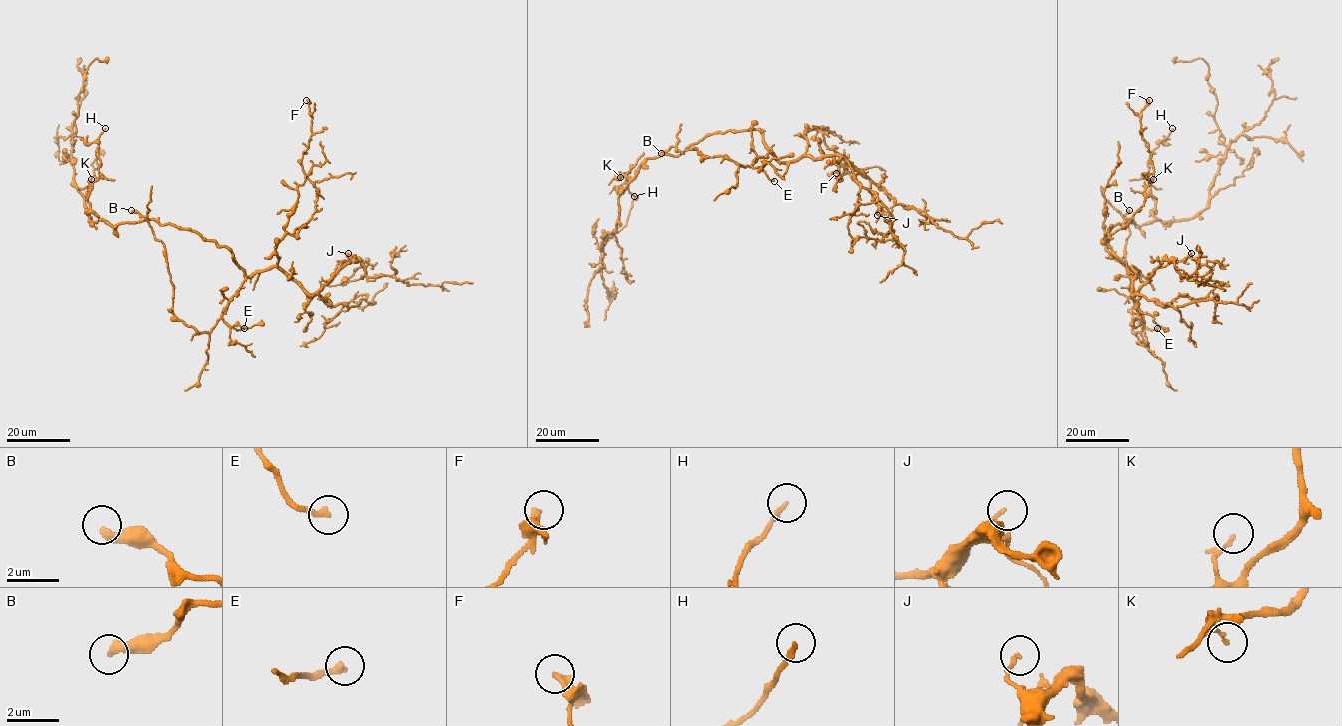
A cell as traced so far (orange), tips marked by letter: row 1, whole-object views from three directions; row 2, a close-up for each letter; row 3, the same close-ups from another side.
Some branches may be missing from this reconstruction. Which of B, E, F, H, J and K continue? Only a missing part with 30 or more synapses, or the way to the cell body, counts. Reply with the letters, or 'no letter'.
no letter

